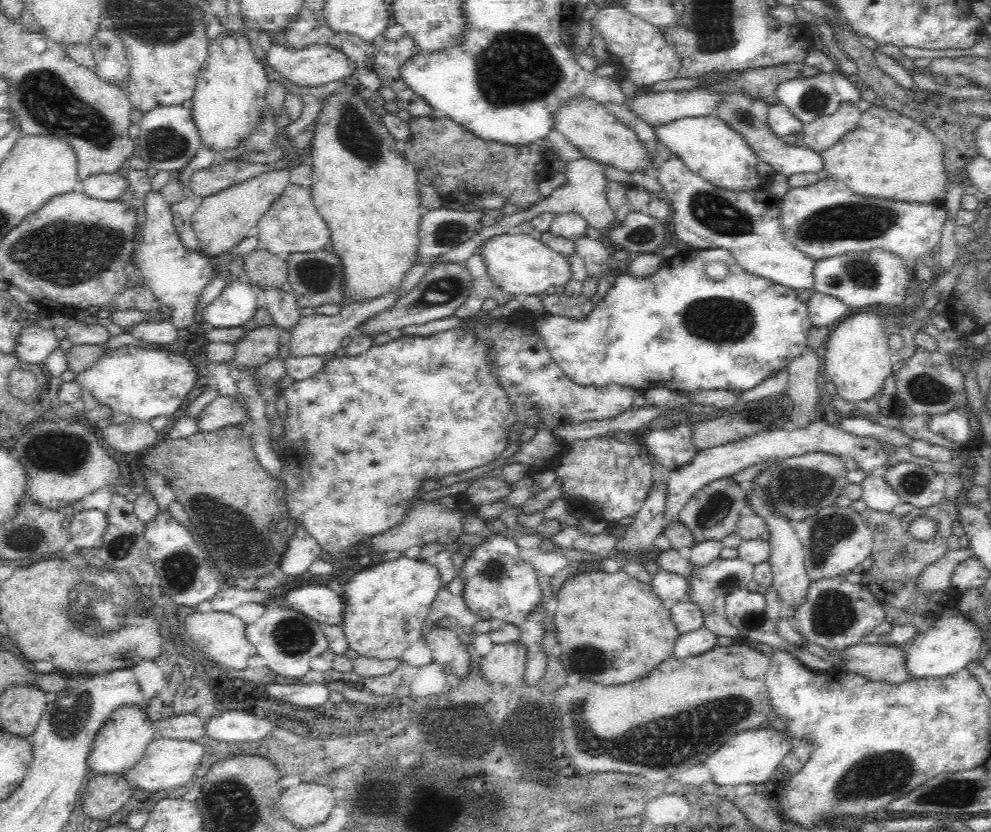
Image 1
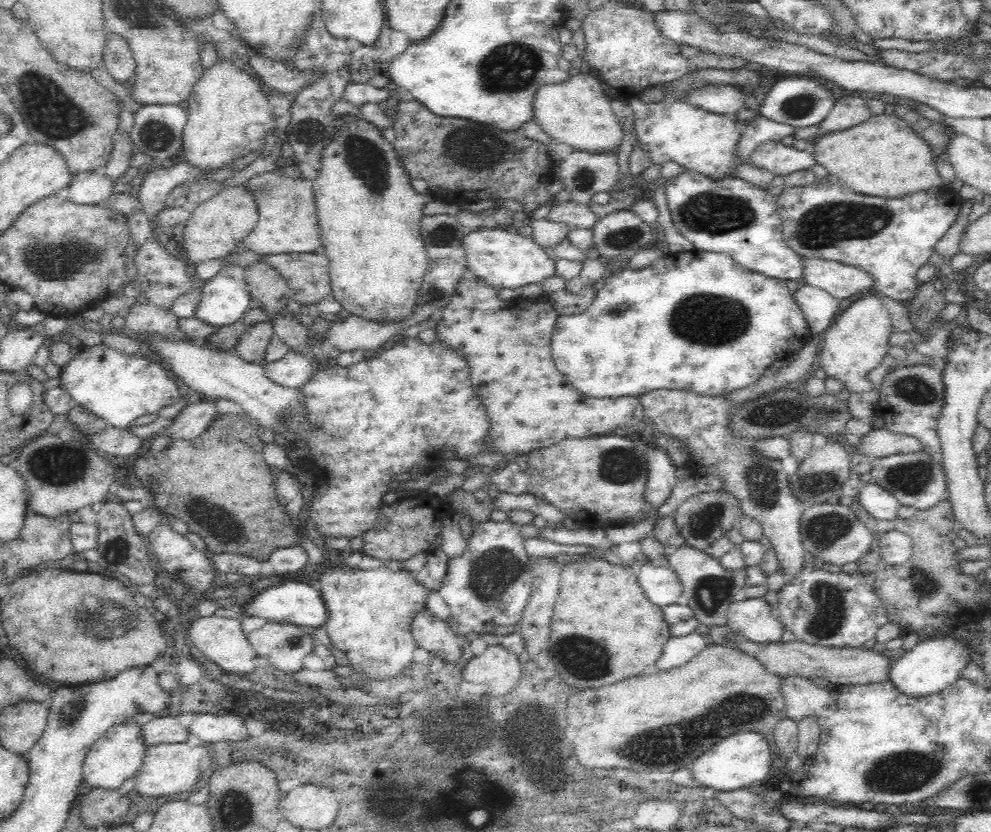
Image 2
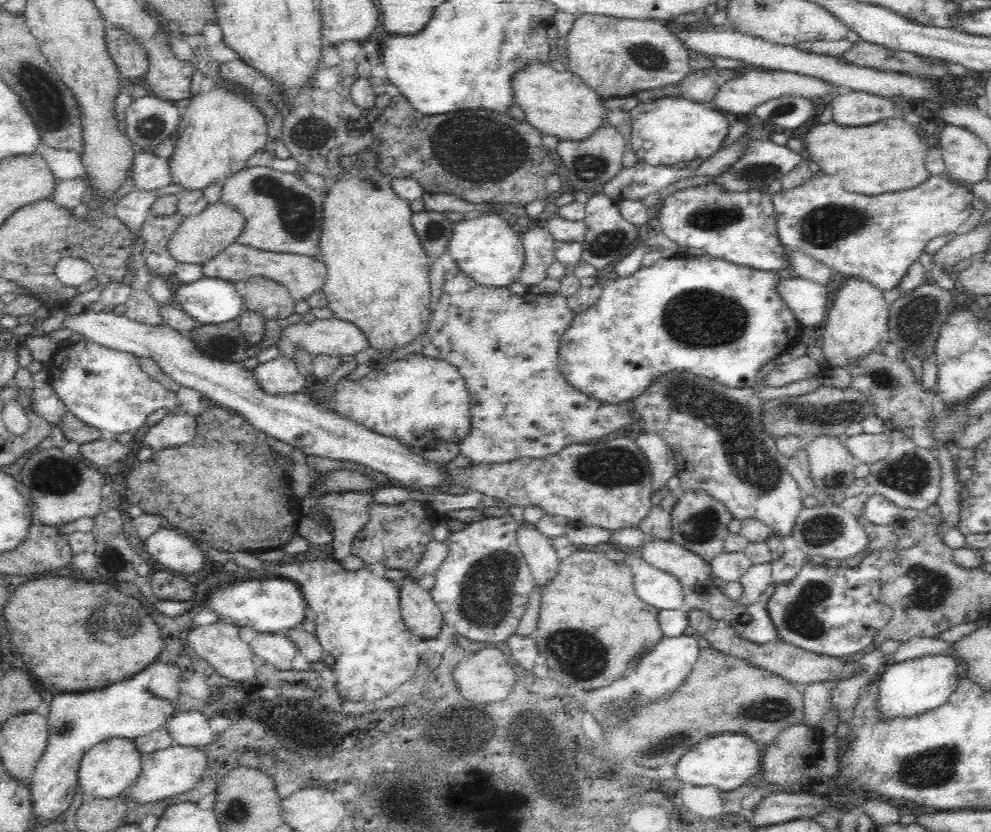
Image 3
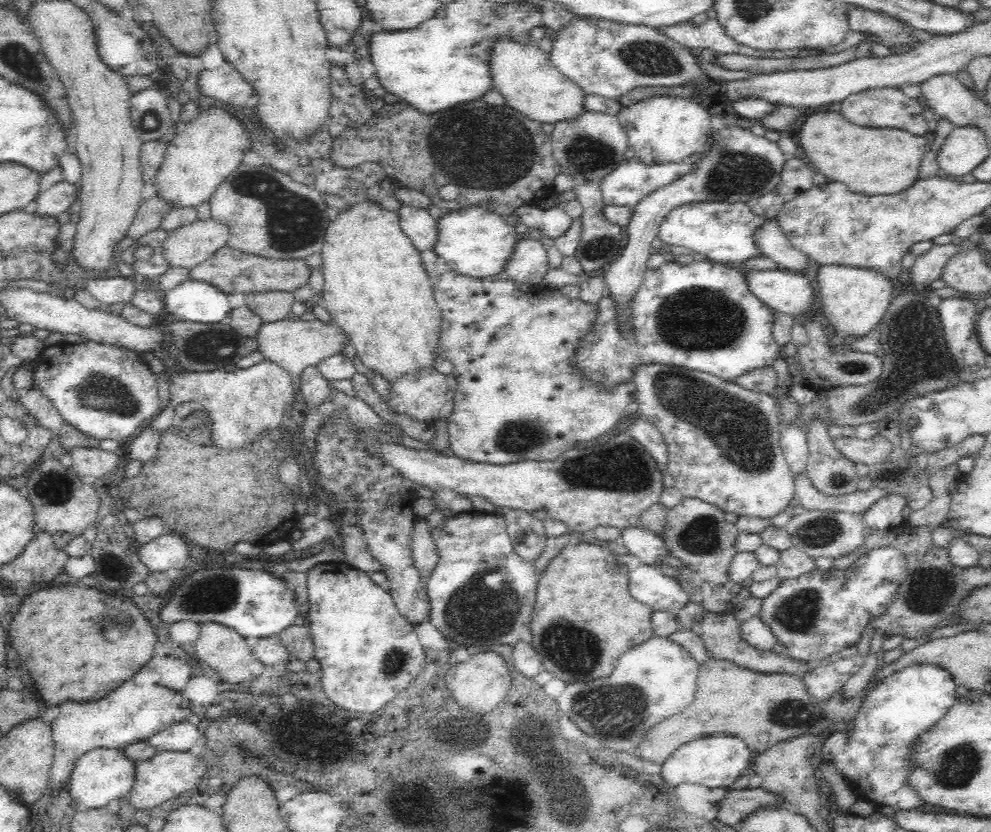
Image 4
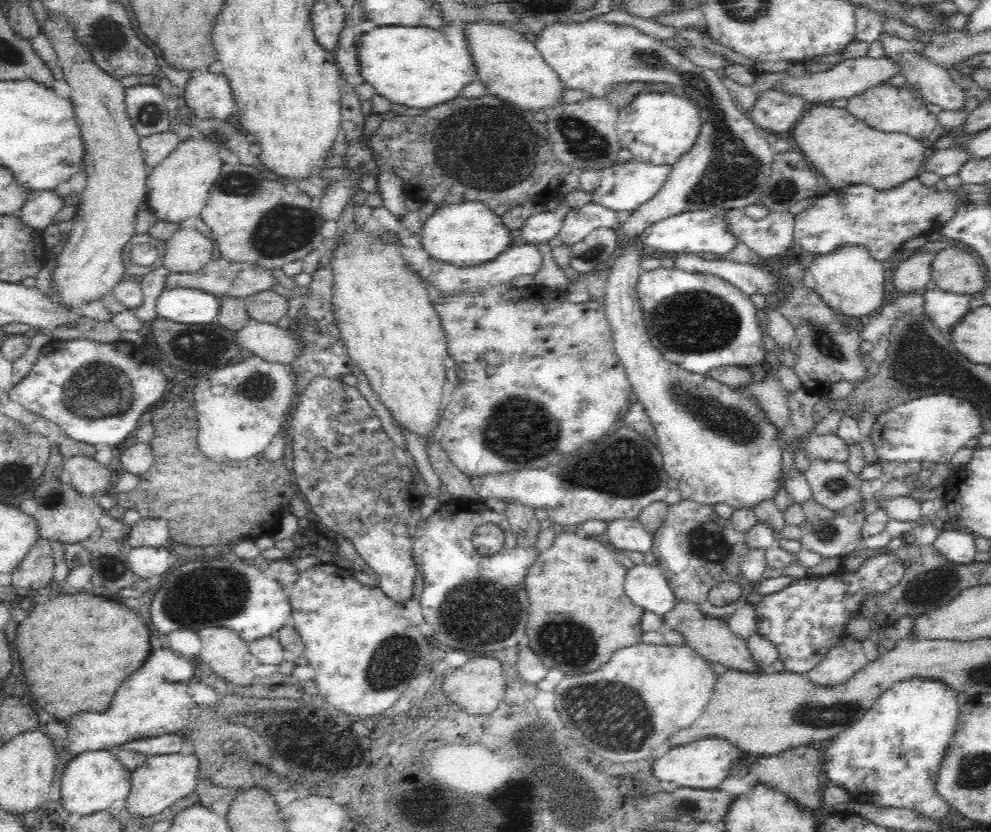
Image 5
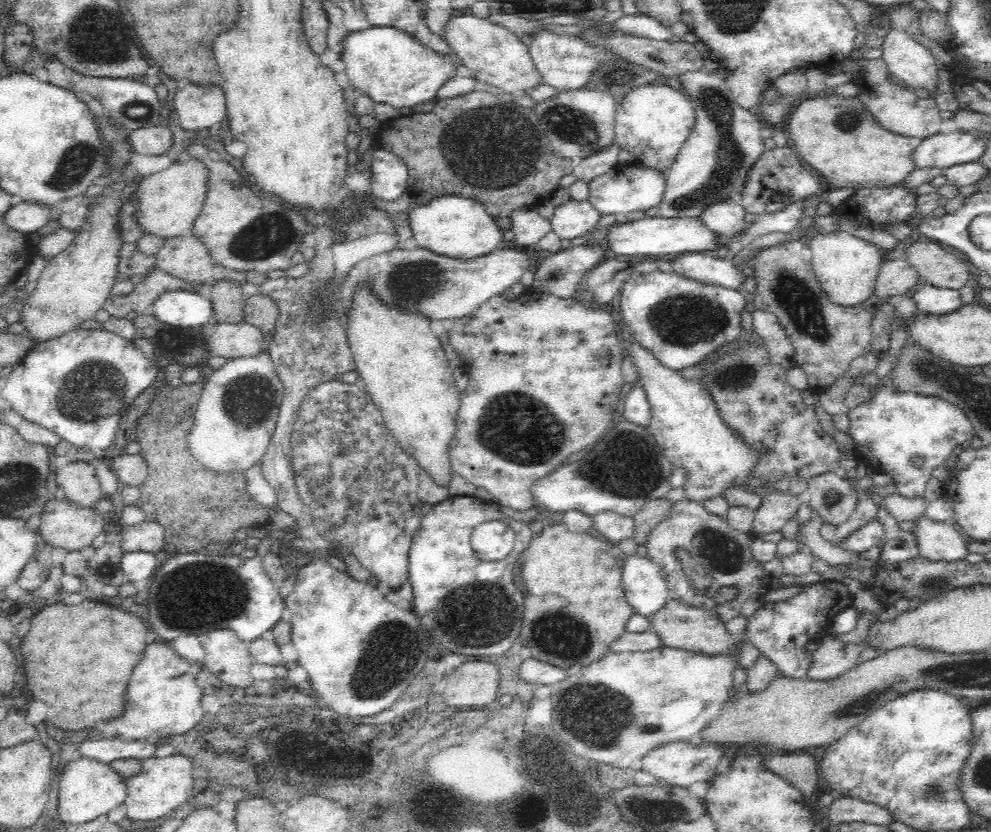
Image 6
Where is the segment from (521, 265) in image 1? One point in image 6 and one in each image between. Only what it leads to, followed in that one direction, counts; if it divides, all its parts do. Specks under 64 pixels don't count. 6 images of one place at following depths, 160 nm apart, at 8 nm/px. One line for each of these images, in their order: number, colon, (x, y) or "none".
2: (501, 258)
3: (486, 249)
4: (477, 243)
5: (469, 234)
6: (459, 228)

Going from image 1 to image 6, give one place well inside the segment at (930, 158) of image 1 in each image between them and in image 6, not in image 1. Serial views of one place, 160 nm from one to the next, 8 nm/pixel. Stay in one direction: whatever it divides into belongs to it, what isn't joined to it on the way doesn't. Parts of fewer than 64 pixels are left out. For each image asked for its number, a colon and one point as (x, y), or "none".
2: (883, 156)
3: (886, 156)
4: (870, 160)
5: (844, 151)
6: (836, 137)

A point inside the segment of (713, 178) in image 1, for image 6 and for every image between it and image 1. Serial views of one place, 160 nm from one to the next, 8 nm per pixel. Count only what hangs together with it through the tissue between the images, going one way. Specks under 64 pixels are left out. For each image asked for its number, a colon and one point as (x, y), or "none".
2: (706, 143)
3: (665, 131)
4: (665, 129)
5: (657, 128)
6: (653, 122)

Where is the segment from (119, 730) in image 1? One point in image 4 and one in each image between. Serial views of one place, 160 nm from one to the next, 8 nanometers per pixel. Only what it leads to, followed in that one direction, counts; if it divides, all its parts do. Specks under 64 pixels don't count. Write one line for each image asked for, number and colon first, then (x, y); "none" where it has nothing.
2: (120, 751)
3: (107, 770)
4: (103, 774)

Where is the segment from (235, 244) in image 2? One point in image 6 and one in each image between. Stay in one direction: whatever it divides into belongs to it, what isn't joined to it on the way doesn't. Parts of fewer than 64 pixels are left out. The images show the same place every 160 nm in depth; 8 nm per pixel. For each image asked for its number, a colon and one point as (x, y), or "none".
3: (202, 236)
4: (191, 244)
5: (188, 250)
6: (184, 256)

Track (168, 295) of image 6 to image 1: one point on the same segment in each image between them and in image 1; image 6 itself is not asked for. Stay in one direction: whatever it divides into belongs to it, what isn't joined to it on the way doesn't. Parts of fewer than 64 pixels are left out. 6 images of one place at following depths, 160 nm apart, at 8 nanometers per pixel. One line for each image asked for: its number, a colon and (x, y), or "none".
1: (237, 305)
2: (226, 300)
3: (210, 300)
4: (194, 301)
5: (184, 305)

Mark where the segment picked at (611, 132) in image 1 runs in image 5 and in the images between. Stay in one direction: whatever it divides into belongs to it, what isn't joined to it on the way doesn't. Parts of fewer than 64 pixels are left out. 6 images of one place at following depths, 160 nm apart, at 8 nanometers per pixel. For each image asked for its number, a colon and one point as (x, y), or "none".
2: (577, 112)
3: (561, 104)
4: (524, 75)
5: (510, 67)

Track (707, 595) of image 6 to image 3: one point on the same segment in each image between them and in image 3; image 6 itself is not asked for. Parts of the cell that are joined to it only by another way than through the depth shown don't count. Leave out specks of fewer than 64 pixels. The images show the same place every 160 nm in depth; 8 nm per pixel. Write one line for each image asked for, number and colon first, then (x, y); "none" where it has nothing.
3: (700, 522)
4: (697, 532)
5: (696, 549)

